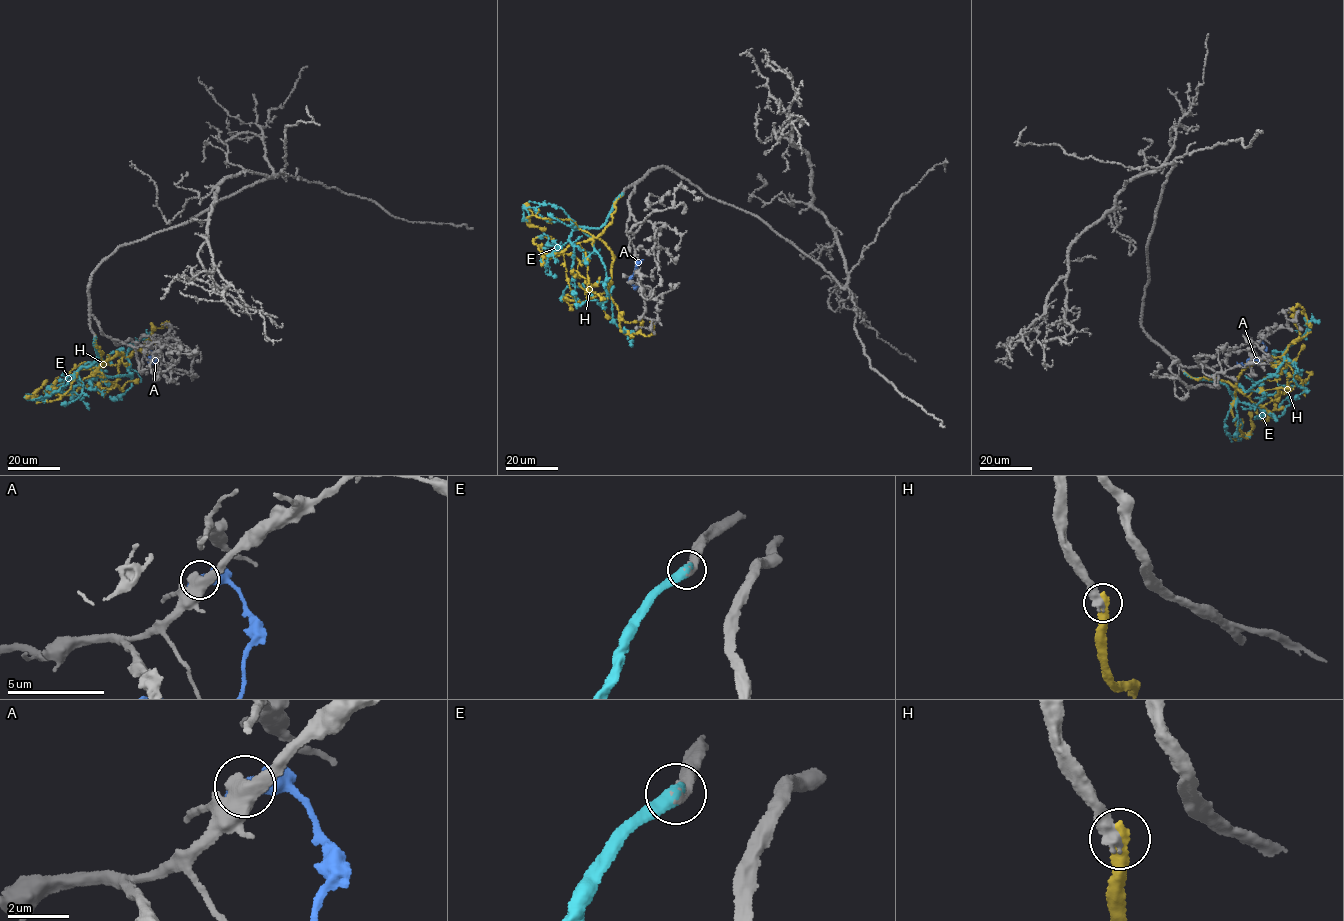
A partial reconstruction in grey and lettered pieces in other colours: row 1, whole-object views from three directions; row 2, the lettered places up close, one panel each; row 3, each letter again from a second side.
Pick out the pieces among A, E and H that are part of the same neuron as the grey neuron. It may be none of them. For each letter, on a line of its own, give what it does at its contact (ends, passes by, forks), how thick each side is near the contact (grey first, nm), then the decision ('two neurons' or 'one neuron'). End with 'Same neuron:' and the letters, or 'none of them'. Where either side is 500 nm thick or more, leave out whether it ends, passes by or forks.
A: 500/500 nm | two neurons
E: 480/550 nm | one neuron
H: it ends | 440/480 nm | two neurons
Same neuron: E

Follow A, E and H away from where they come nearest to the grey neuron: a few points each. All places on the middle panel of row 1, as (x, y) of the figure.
A: (639, 282), (635, 287), (629, 281), (637, 264), (643, 260)
E: (622, 194), (606, 222), (583, 230), (605, 268), (604, 286), (612, 301), (614, 323), (629, 332), (632, 344)
H: (623, 194), (615, 202), (613, 220), (598, 236), (613, 259), (607, 294), (625, 333), (650, 334), (652, 319)

